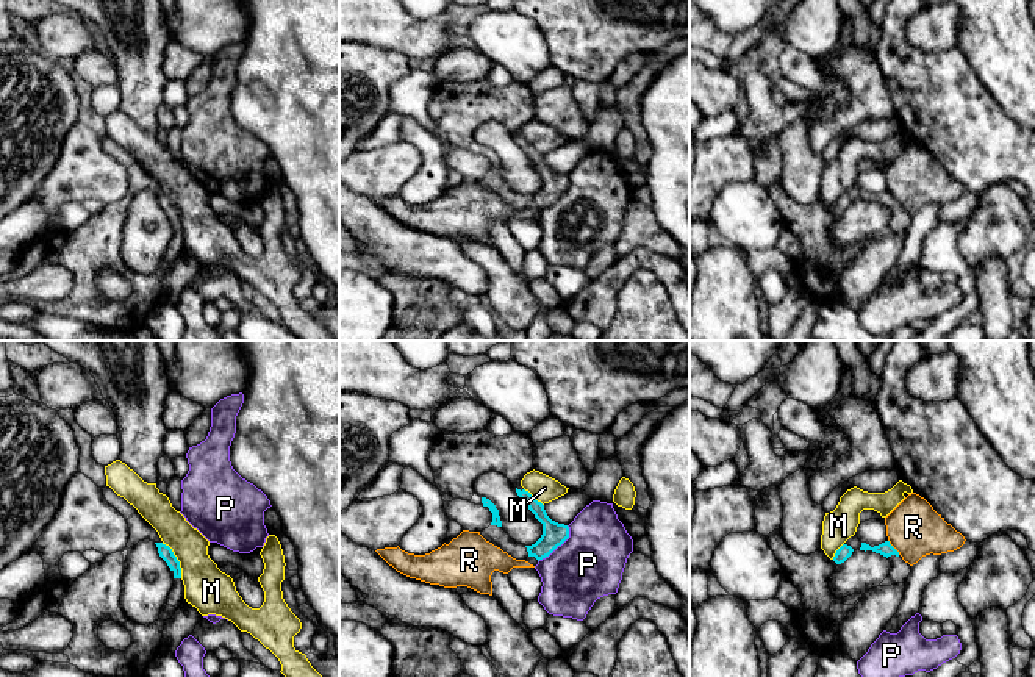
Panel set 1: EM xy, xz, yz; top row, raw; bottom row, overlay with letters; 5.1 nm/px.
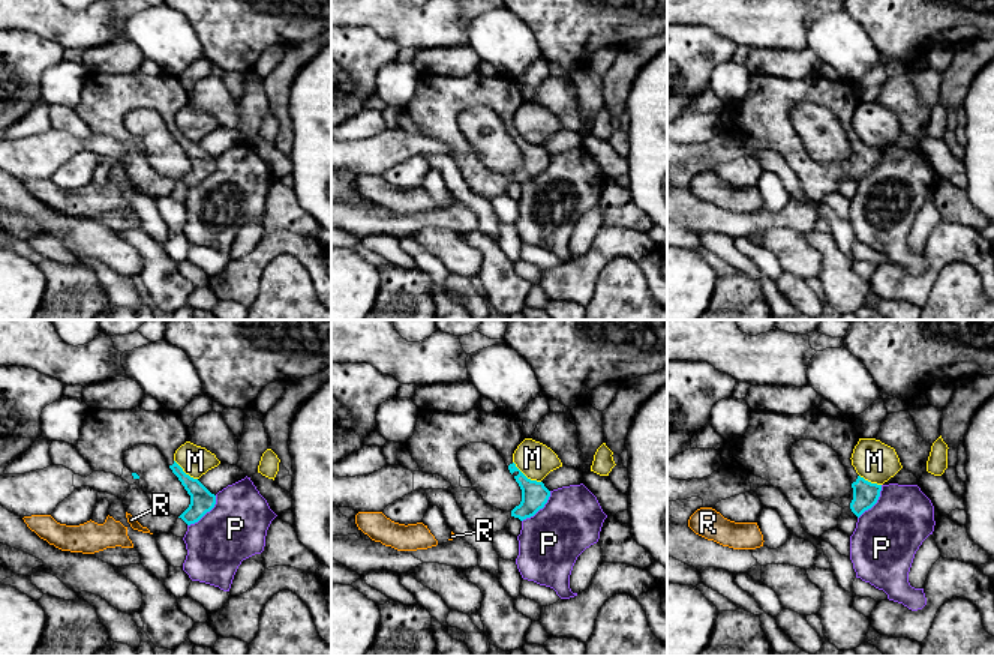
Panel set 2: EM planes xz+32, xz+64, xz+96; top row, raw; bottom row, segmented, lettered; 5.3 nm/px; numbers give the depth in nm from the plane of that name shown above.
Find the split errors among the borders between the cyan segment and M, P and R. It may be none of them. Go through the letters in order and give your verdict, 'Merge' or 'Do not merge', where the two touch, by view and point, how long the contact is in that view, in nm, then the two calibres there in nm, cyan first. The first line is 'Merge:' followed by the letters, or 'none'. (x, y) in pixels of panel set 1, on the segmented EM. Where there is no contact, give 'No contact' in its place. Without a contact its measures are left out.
Merge: none
M: Do not merge. Touches cyan at xy (175, 558). Shared border 220 nm. Thickness 70 nm (cyan) against 240 nm
P: Do not merge. Touches cyan at xz (558, 544). Shared border 240 nm. Thickness 120 nm (cyan) against 360 nm
R: Do not merge. Touches cyan at yz (893, 548). Shared border 100 nm. Thickness 70 nm (cyan) against 280 nm

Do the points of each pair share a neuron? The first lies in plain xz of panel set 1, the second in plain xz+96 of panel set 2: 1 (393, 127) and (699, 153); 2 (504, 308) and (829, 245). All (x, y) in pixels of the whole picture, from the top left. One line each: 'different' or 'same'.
1: different
2: same

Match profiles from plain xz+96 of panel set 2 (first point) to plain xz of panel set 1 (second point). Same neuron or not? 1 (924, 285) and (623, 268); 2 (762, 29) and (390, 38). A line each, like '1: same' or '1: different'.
1: same
2: same

